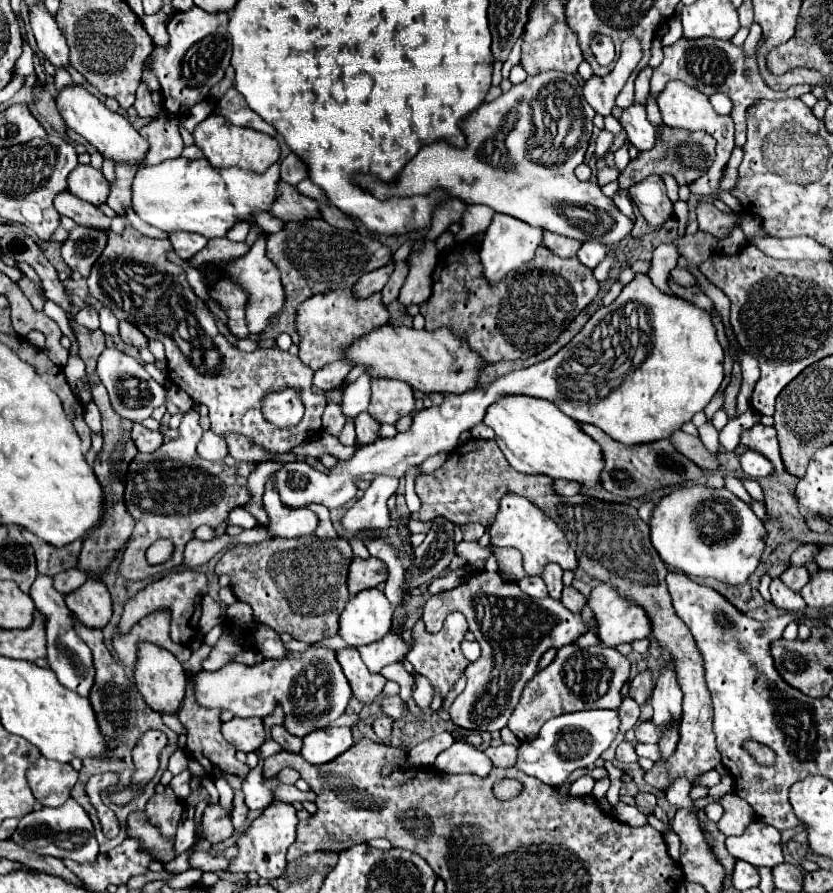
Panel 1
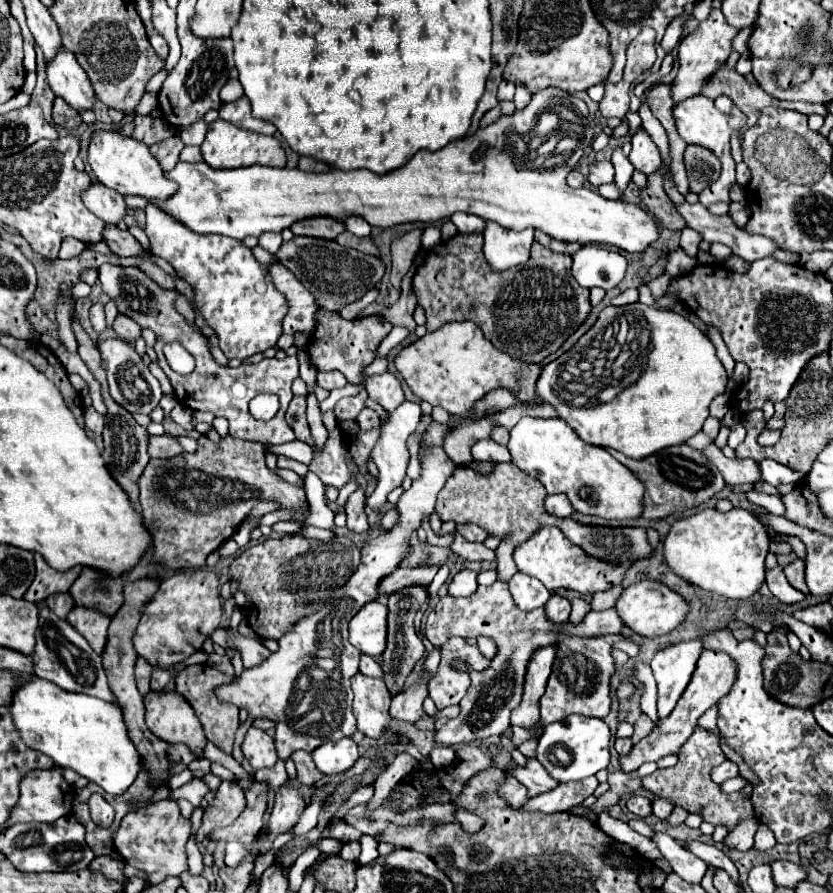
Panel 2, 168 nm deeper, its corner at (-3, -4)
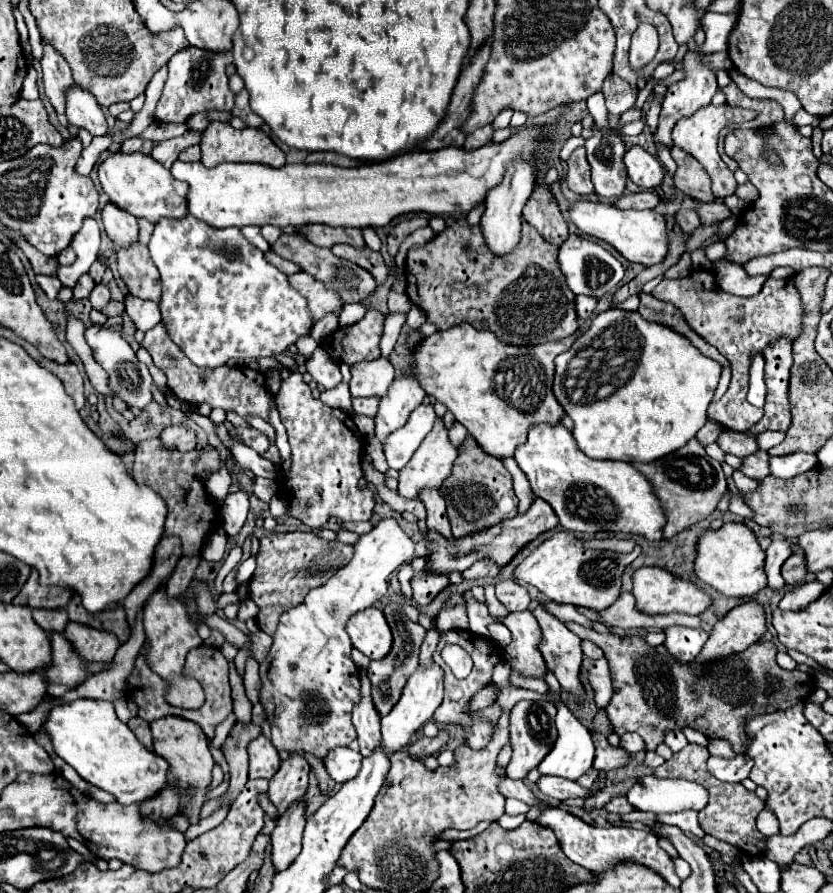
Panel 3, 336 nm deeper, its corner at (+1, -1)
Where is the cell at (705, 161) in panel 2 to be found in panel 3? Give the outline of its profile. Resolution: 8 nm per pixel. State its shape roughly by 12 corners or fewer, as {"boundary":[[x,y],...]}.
{"boundary":[[677,148],[677,190],[699,202],[713,202],[711,178],[695,158]]}

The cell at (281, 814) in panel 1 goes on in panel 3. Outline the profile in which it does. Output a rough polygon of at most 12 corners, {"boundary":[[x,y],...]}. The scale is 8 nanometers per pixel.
{"boundary":[[291,754],[269,782],[269,800],[283,814],[309,782],[305,758]]}

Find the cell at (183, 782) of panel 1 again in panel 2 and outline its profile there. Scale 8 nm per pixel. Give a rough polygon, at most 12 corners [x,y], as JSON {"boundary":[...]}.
{"boundary":[[197,779],[173,789],[171,799],[187,799],[195,807],[201,805],[207,785]]}

